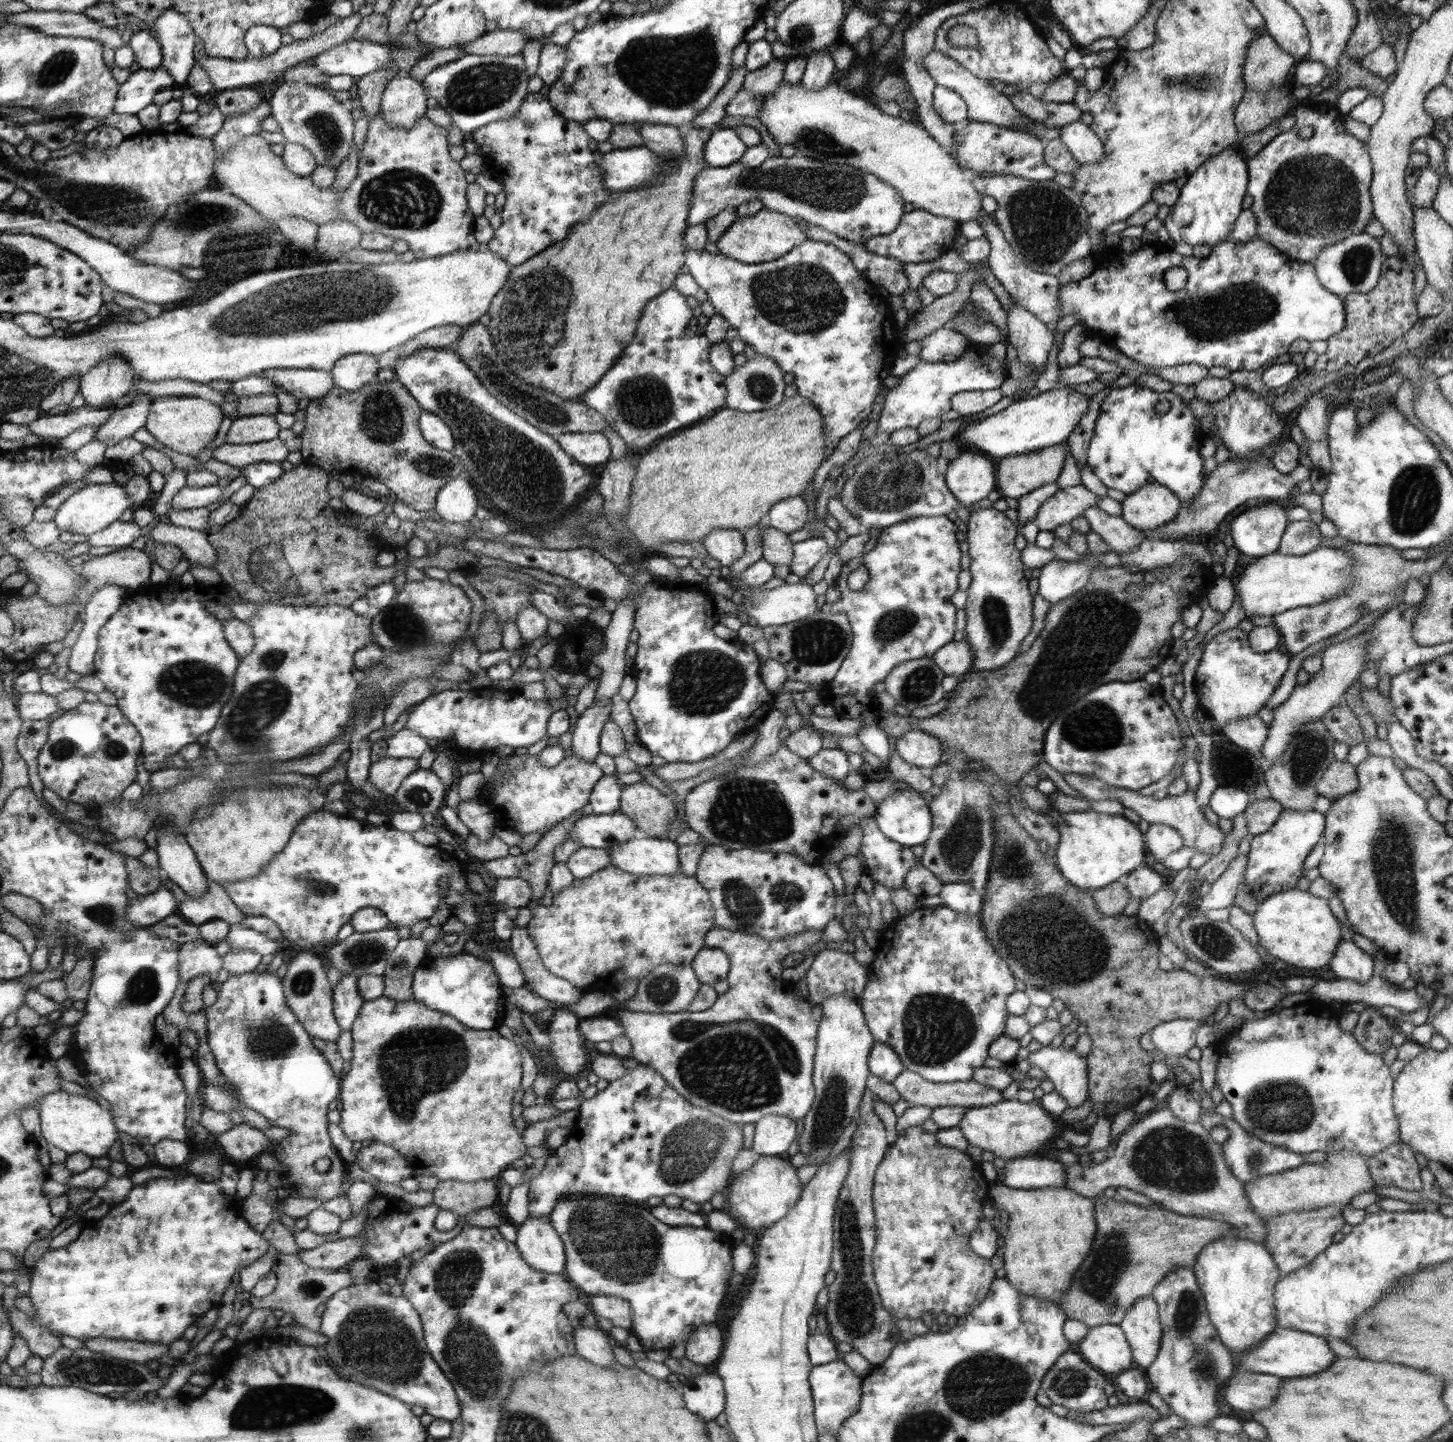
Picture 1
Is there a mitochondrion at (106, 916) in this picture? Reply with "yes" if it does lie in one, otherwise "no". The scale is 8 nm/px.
yes

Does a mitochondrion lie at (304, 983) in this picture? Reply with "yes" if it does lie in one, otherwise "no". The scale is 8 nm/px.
yes

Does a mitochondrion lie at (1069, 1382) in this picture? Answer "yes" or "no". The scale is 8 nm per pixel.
yes

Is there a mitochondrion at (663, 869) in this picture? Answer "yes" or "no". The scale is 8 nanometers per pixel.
no

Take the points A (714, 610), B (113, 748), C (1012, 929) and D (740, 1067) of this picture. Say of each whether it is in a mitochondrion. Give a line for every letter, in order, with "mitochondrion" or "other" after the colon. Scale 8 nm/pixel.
A: other
B: mitochondrion
C: mitochondrion
D: mitochondrion

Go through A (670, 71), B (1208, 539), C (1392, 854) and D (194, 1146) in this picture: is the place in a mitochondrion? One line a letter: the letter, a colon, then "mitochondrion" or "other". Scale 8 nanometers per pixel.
A: mitochondrion
B: other
C: mitochondrion
D: other

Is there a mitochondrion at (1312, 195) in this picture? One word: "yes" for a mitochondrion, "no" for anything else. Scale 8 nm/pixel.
yes

